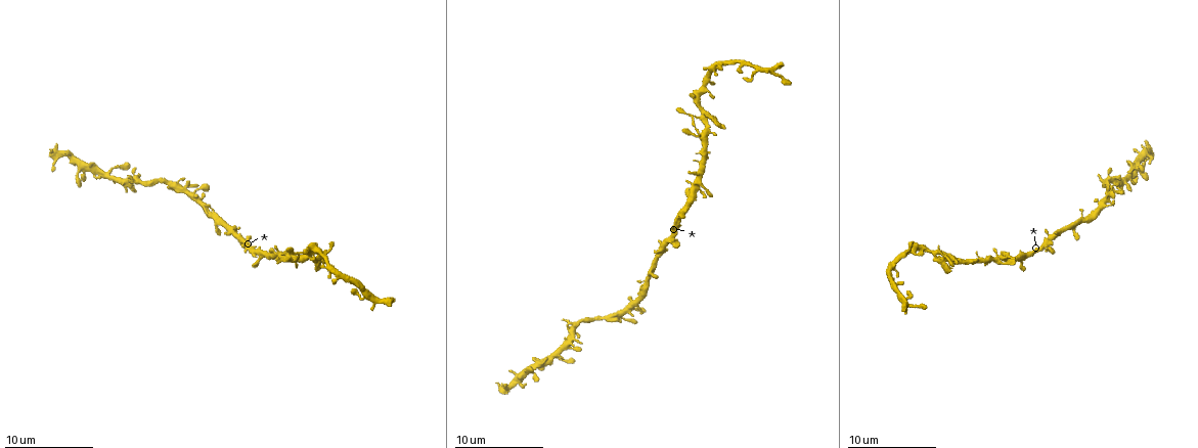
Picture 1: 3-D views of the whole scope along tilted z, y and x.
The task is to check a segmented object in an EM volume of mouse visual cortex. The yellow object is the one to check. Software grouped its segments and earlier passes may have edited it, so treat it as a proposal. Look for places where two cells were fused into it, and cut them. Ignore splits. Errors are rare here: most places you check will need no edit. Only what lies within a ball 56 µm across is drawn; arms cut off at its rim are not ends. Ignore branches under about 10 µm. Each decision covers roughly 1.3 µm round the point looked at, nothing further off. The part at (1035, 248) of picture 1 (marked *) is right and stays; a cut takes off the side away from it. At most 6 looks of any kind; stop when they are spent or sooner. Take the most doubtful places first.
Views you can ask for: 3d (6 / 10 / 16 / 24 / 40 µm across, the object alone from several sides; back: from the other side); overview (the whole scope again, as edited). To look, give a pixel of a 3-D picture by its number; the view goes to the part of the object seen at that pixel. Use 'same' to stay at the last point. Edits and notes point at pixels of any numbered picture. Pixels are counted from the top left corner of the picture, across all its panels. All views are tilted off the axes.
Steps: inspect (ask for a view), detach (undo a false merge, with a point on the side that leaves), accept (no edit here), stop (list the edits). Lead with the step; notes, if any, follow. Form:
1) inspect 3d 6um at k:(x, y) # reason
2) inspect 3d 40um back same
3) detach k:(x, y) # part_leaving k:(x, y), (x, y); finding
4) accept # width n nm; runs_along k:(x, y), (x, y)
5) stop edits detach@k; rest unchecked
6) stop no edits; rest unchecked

inspect 3d 16um at 1:(704, 77) # four-way junction

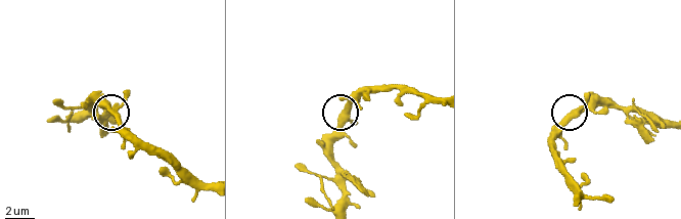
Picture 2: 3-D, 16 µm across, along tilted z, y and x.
accept # arms 4; runs_along 2:(342, 209), (332, 134), (339, 113), (373, 86); continuous, no second cell

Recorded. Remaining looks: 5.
inspect 3d 16um at 1:(703, 123) # small branch off a trunk

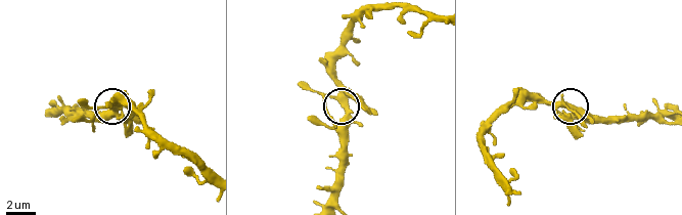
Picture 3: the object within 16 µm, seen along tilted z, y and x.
accept # width 380 nm; all the same cell

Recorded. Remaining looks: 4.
inspect 3d 10um at 1:(122, 180) # three-way junction

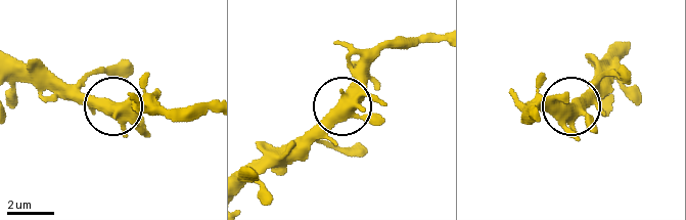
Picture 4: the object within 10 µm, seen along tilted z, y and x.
inspect 3d 10um back at 4:(343, 103)

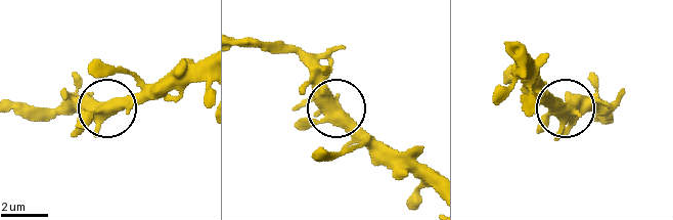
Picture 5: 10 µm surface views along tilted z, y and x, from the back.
accept # runs_along 5:(10, 110), (135, 105), (176, 91); one cell here

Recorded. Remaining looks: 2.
stop no edits; rest unchecked

